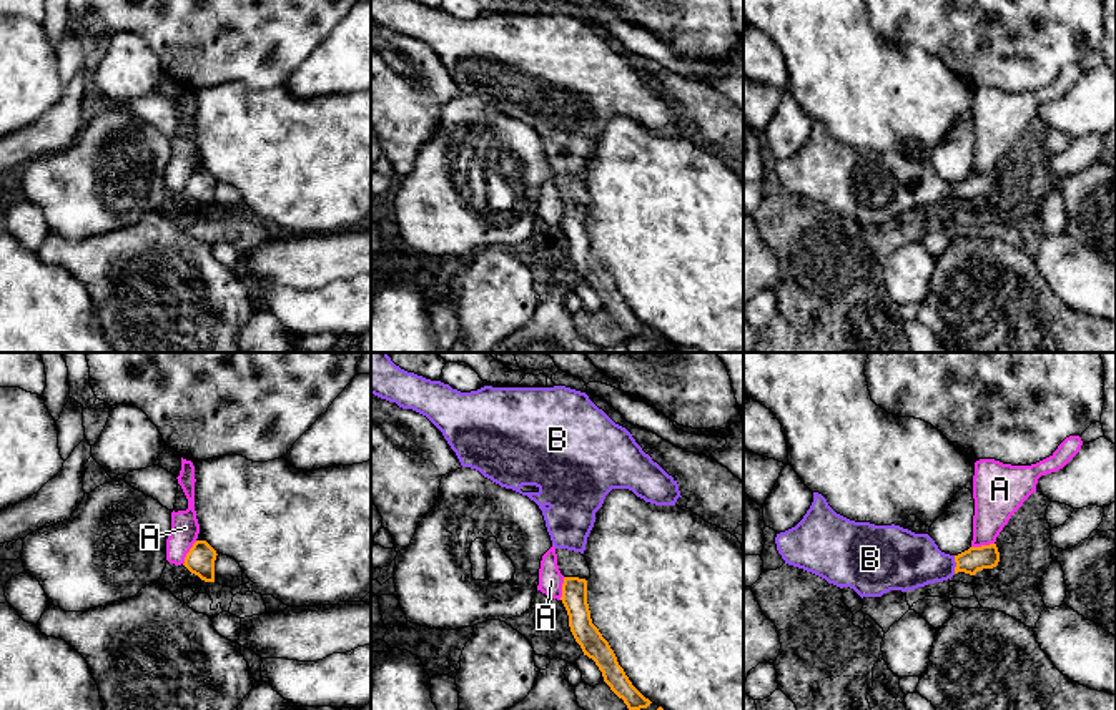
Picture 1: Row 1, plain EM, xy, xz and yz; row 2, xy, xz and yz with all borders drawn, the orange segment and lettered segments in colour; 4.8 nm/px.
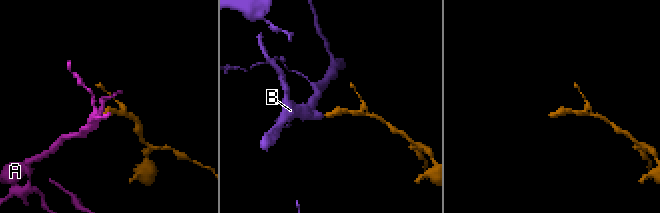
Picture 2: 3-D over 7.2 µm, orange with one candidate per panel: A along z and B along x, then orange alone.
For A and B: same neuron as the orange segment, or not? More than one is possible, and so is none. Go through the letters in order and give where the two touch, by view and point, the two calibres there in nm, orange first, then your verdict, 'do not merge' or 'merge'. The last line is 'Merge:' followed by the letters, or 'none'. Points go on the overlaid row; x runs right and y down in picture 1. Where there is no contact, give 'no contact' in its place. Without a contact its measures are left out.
A: xy (188, 552) | 140/140 nm | do not merge
B: yz (957, 564) | 120/280 nm | merge
Merge: B

